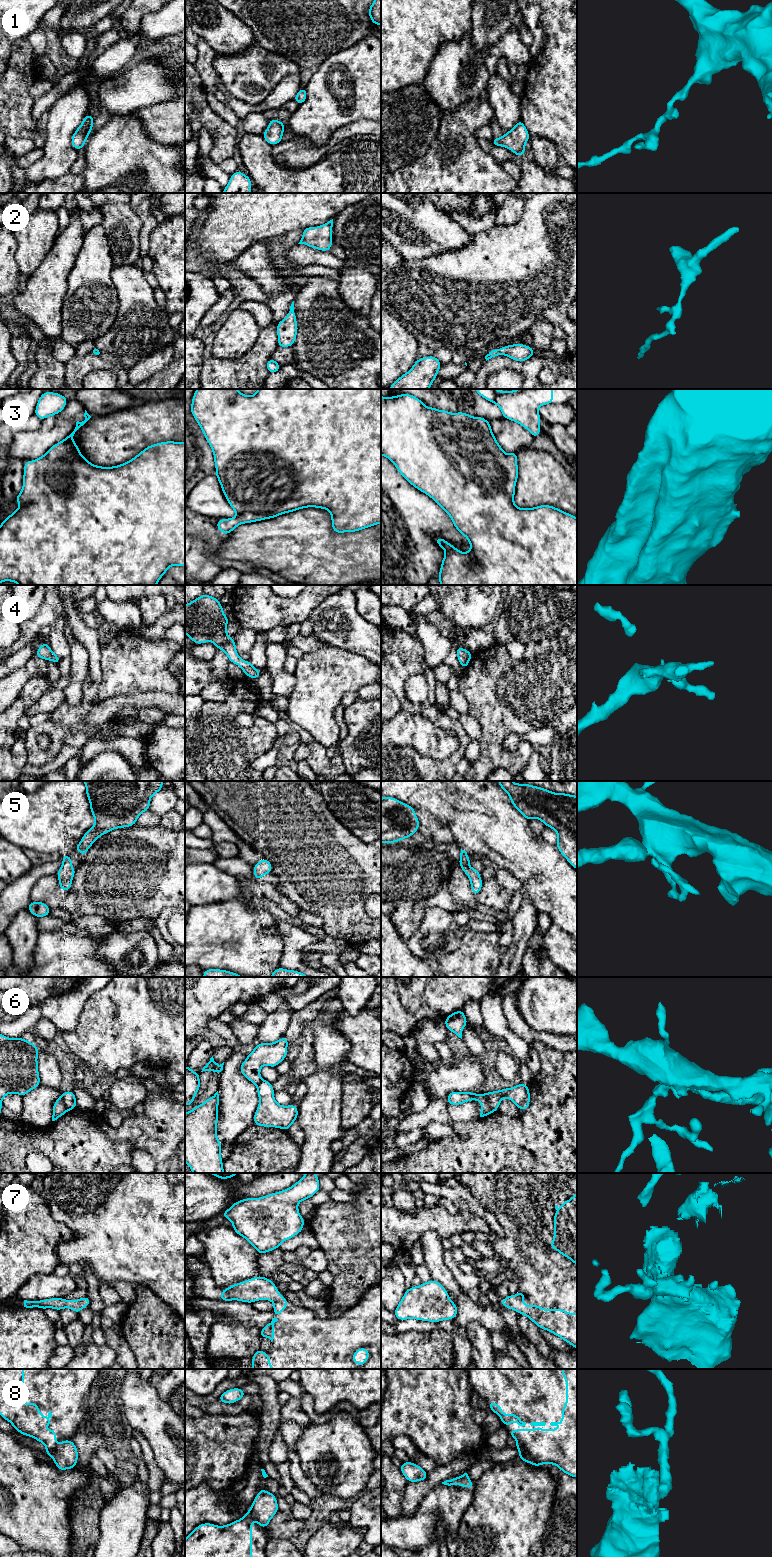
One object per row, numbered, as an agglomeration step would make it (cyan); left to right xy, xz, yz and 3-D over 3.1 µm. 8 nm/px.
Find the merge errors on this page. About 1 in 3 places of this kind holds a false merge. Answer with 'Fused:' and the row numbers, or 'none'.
Fused: 6, 8

